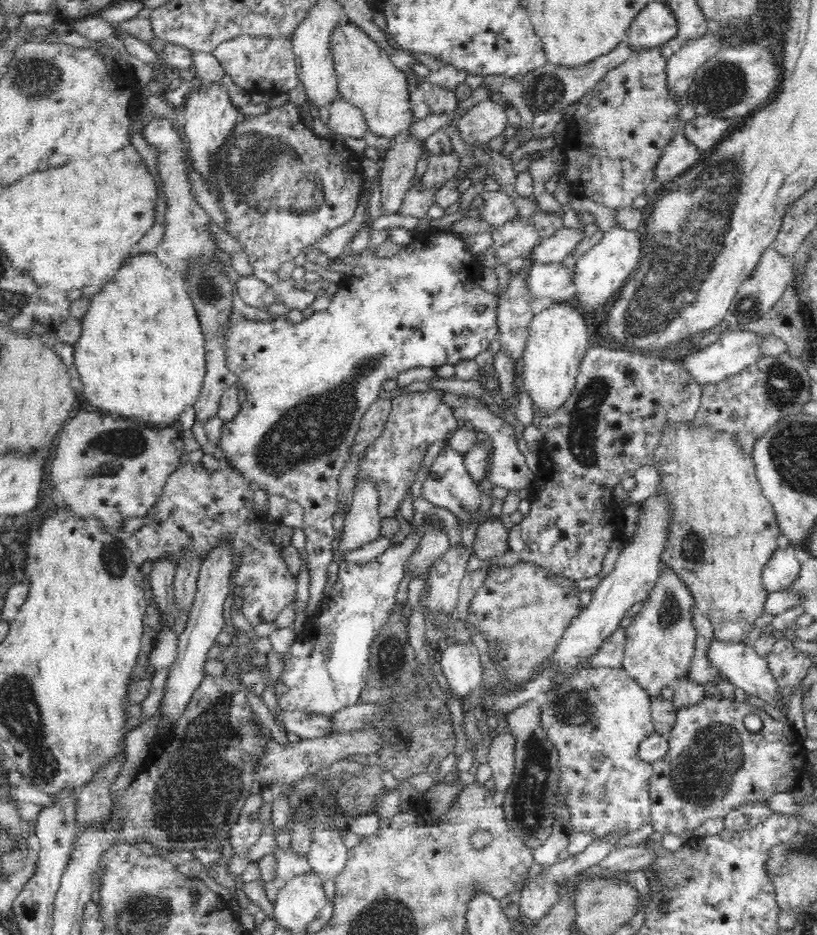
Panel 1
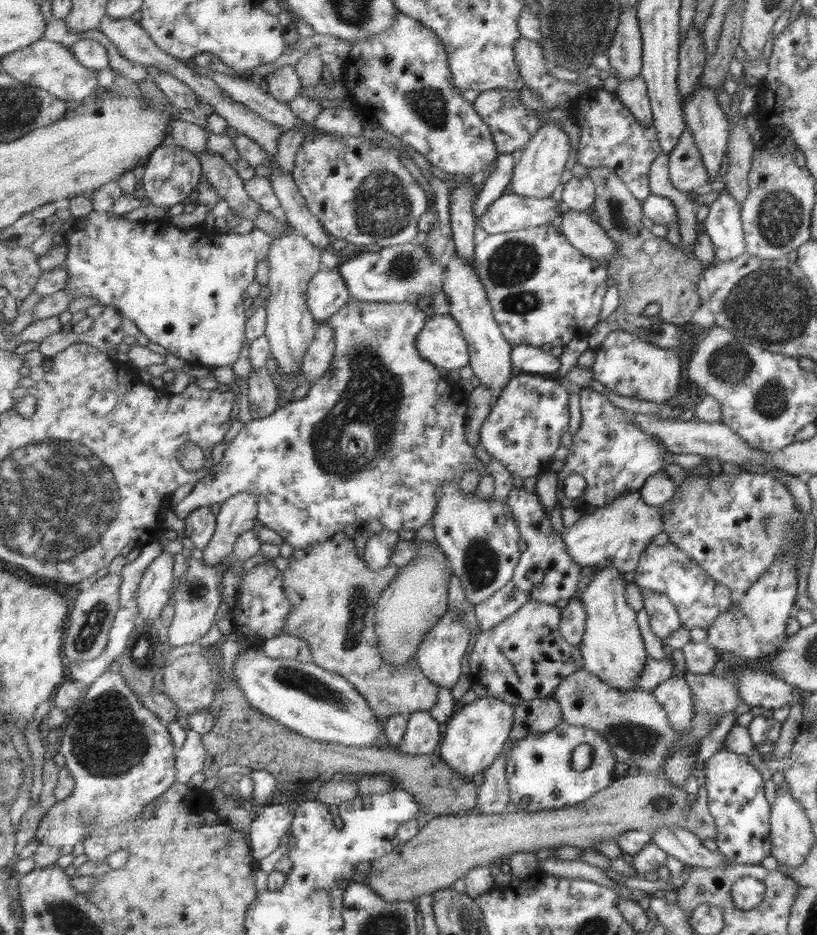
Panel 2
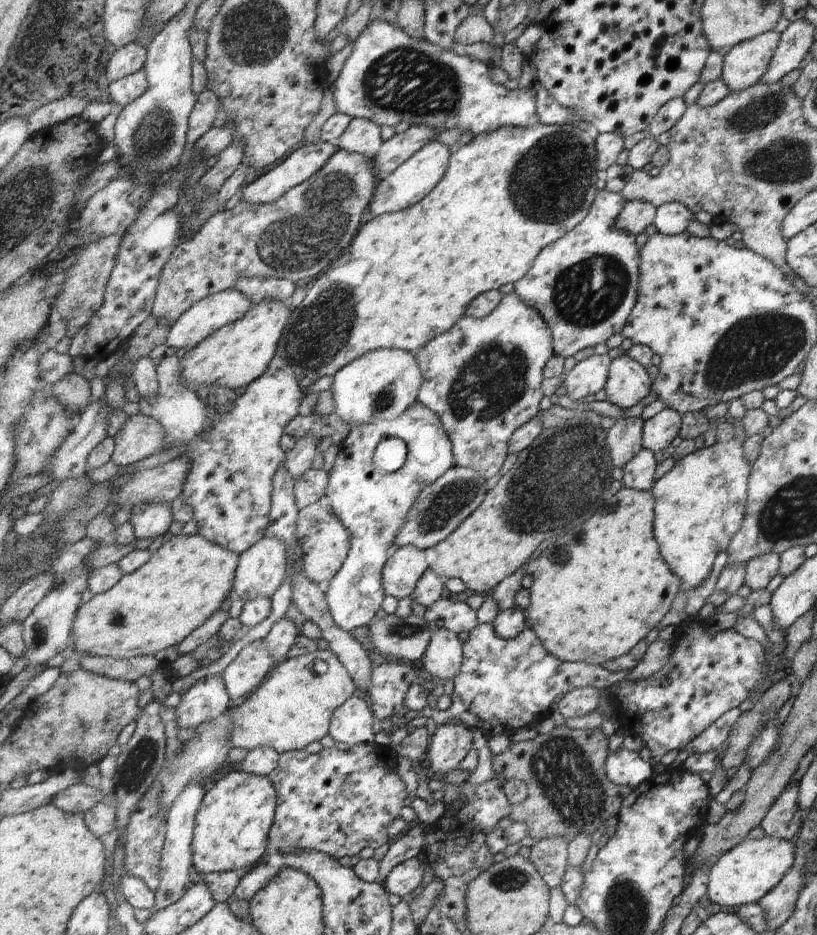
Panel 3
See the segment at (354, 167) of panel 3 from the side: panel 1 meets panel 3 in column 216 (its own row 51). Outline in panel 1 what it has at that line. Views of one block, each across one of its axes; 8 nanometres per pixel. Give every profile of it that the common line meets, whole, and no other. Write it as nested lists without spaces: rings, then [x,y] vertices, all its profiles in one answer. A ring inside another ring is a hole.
[[[242,35],[222,42],[214,56],[222,63],[232,81],[248,93],[278,96],[295,89],[301,83],[297,72],[297,58],[290,35]]]

